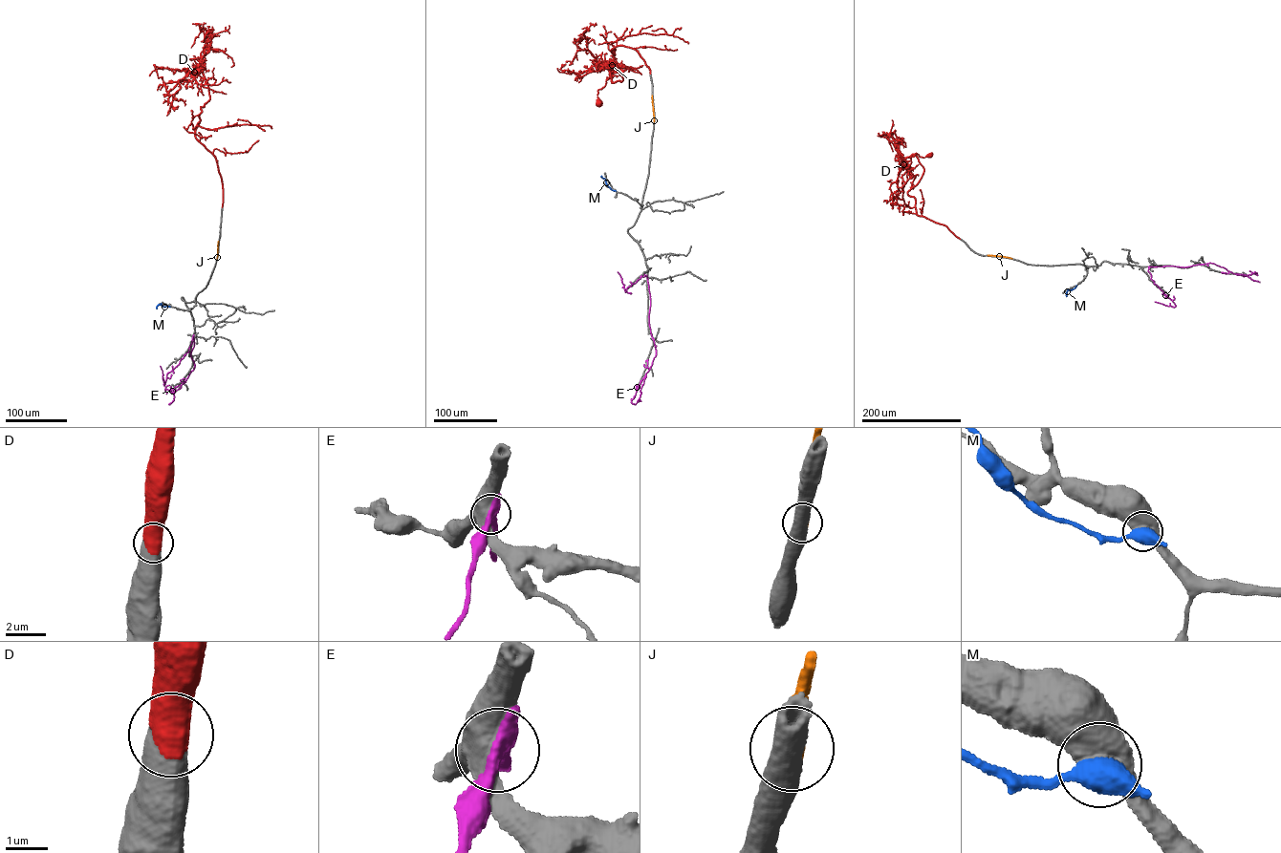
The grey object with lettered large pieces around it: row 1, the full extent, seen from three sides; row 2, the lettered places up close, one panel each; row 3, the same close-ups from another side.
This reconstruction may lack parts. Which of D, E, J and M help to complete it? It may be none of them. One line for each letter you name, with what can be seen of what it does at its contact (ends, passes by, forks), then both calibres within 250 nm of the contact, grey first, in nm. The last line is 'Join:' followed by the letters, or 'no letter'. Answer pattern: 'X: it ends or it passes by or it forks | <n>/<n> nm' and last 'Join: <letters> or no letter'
D: it ends | 700/700 nm
Join: D

